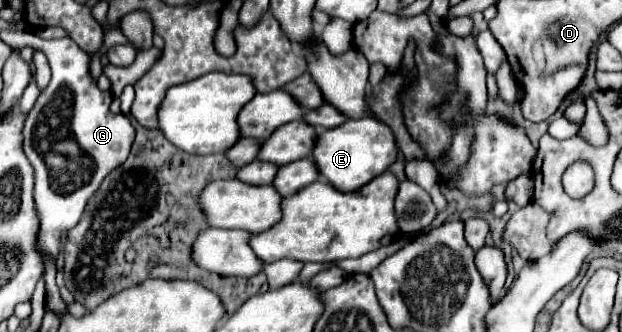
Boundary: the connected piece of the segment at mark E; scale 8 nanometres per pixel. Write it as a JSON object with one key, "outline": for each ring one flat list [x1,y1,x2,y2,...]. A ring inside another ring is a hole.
{"outline":[[347,119,343,125,325,129,317,135,311,153,319,173,339,191,357,191,367,181,387,171,397,157,397,145,391,129,375,119]]}

